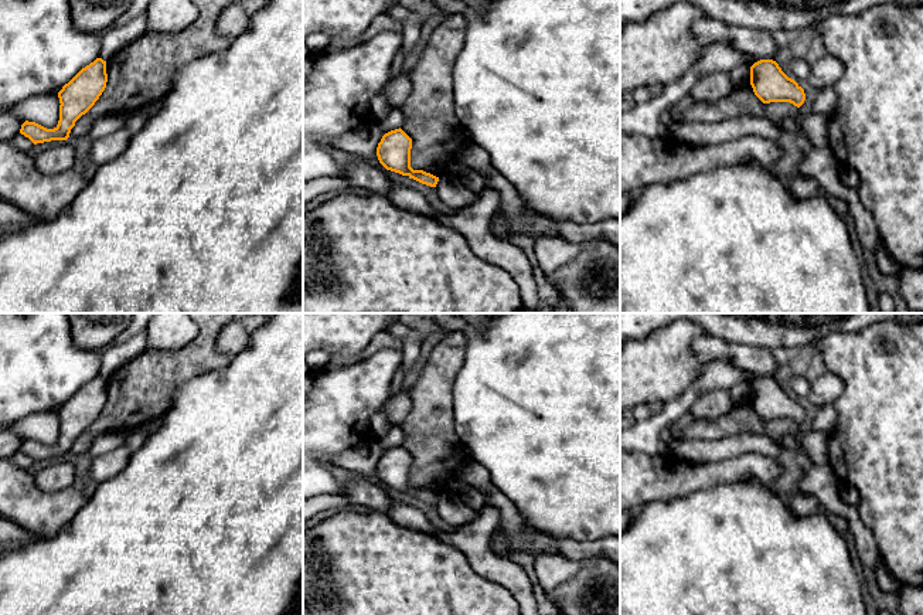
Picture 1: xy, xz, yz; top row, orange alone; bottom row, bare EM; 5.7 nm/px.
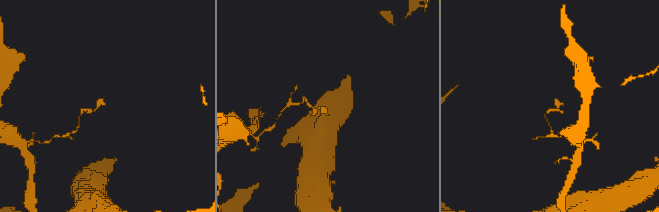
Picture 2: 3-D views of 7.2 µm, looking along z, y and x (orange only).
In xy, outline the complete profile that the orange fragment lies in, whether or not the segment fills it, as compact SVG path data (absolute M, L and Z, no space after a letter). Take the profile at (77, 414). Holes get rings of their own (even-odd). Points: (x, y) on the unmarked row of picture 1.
M96 376L58 410L61 421L59 438L54 446L47 446L35 439L25 438L21 442L20 451L34 462L51 458L67 458L75 439L99 417L106 405L106 400L106 378Z

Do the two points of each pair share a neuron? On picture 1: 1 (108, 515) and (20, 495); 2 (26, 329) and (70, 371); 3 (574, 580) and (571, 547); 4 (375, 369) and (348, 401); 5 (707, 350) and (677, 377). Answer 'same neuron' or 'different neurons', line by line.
1: different neurons
2: same neuron
3: different neurons
4: same neuron
5: different neurons

